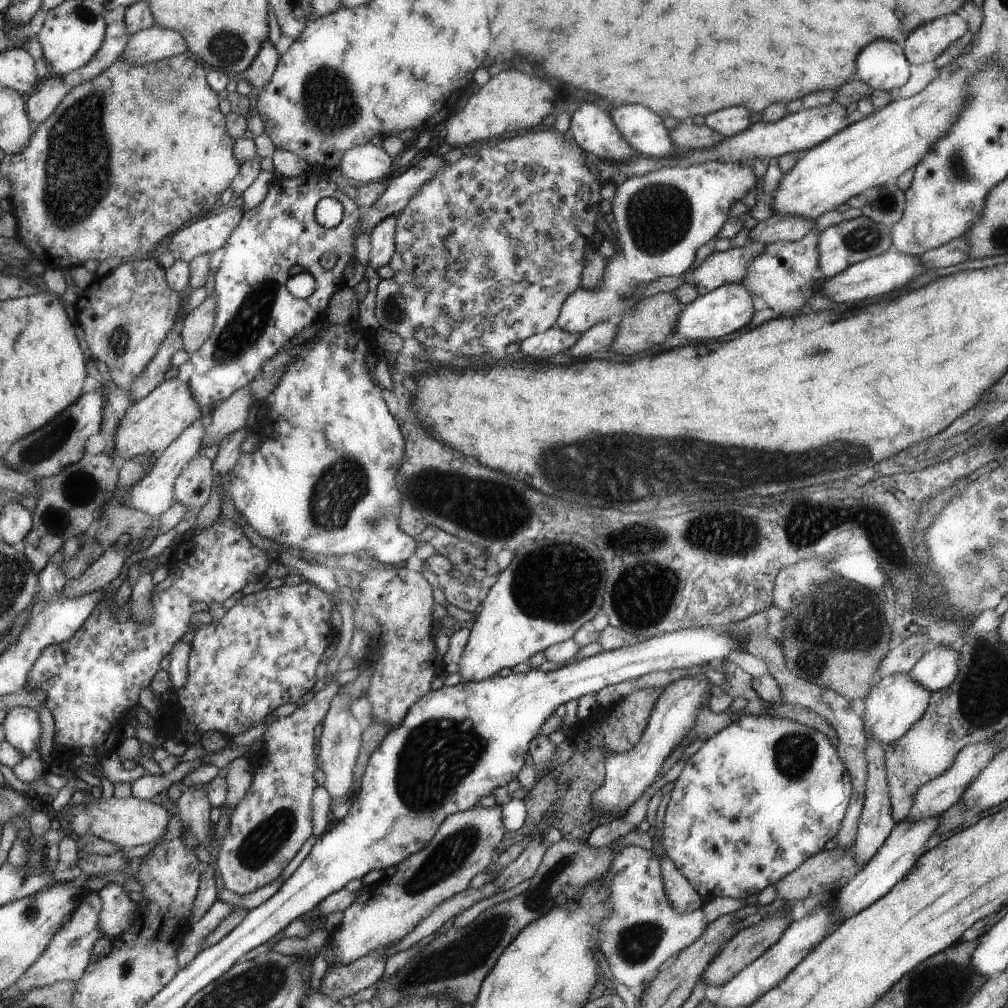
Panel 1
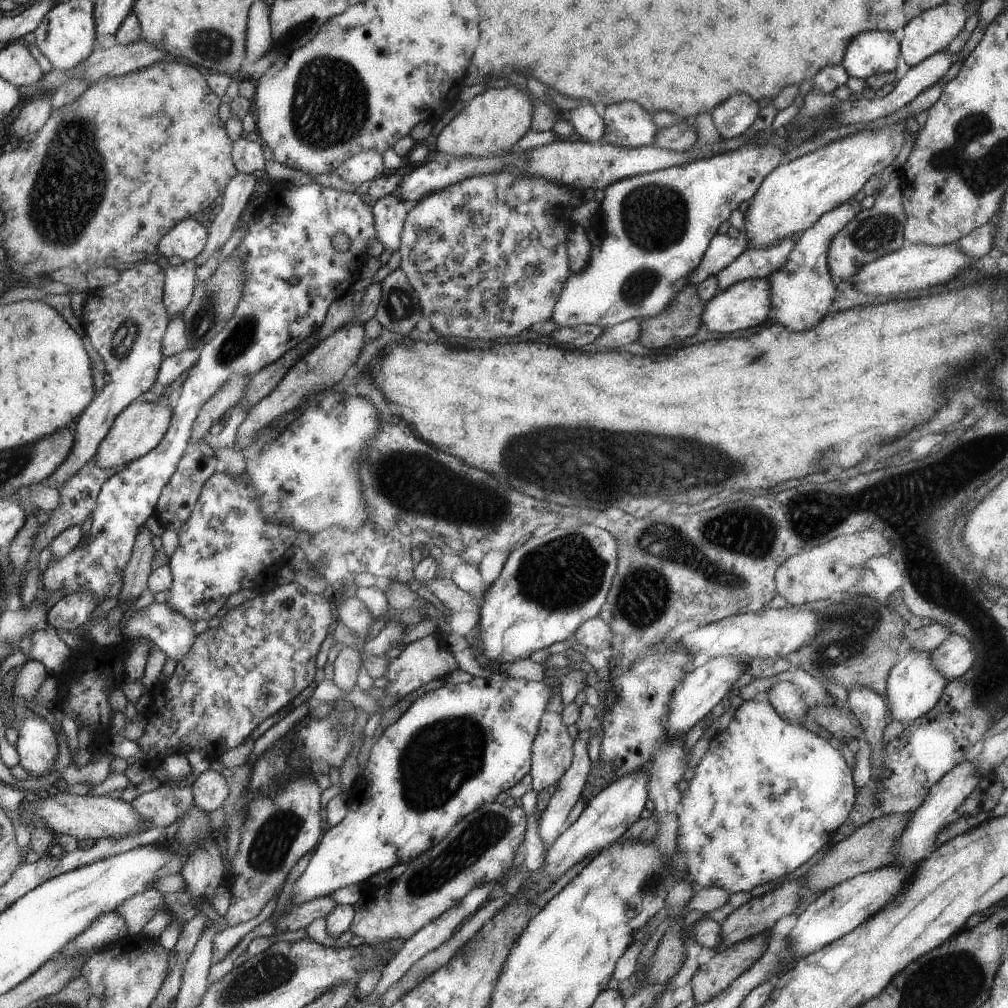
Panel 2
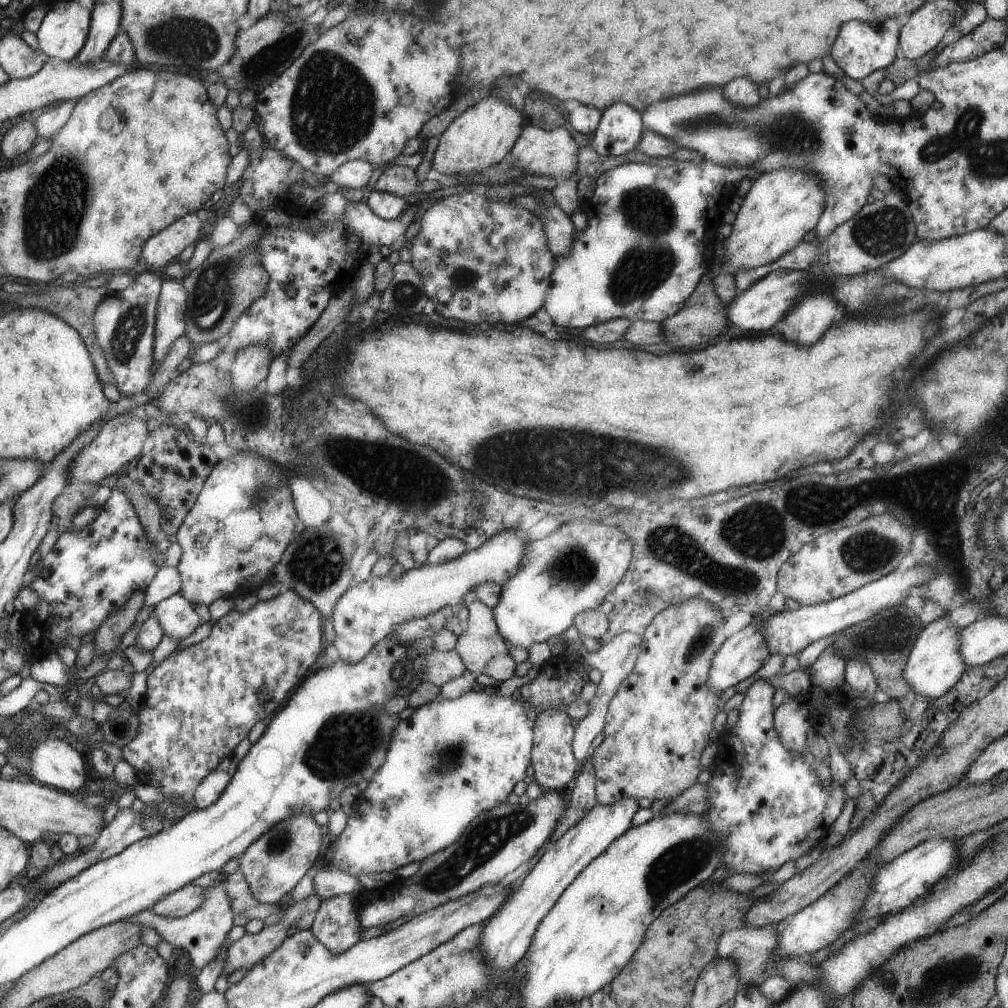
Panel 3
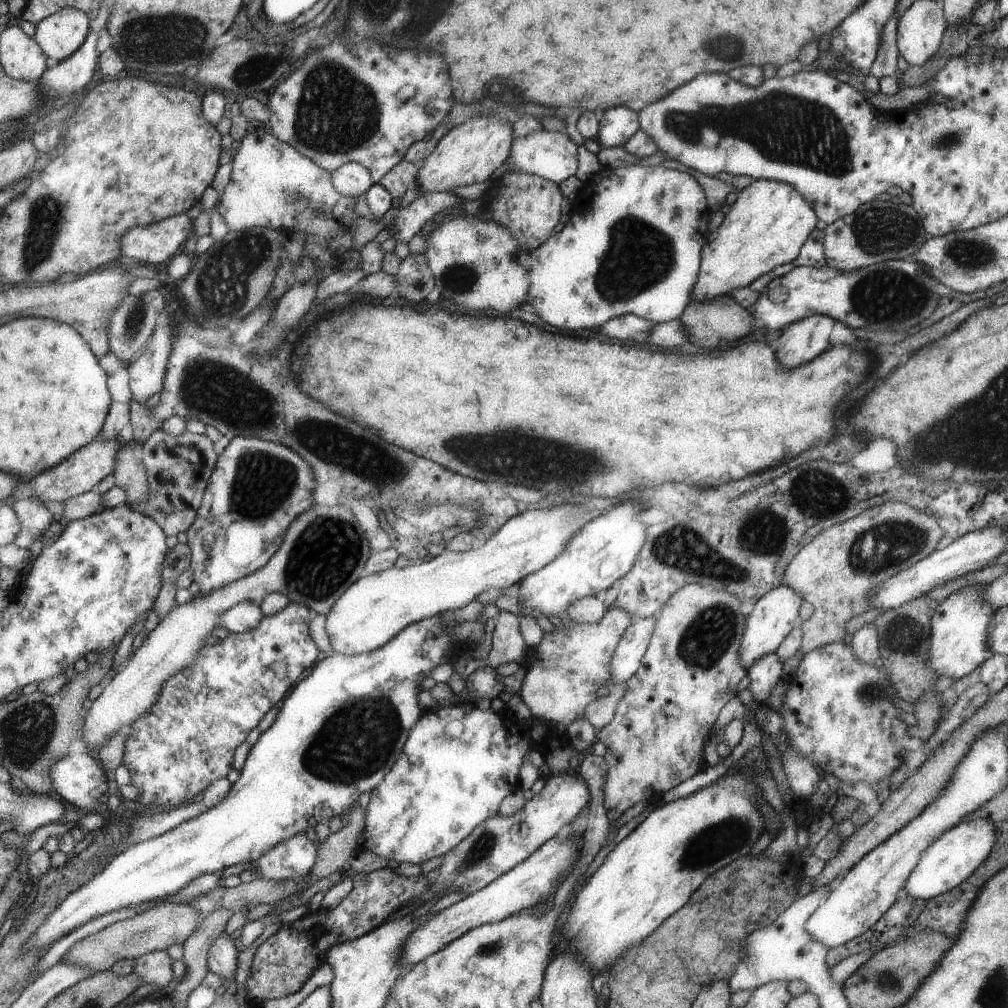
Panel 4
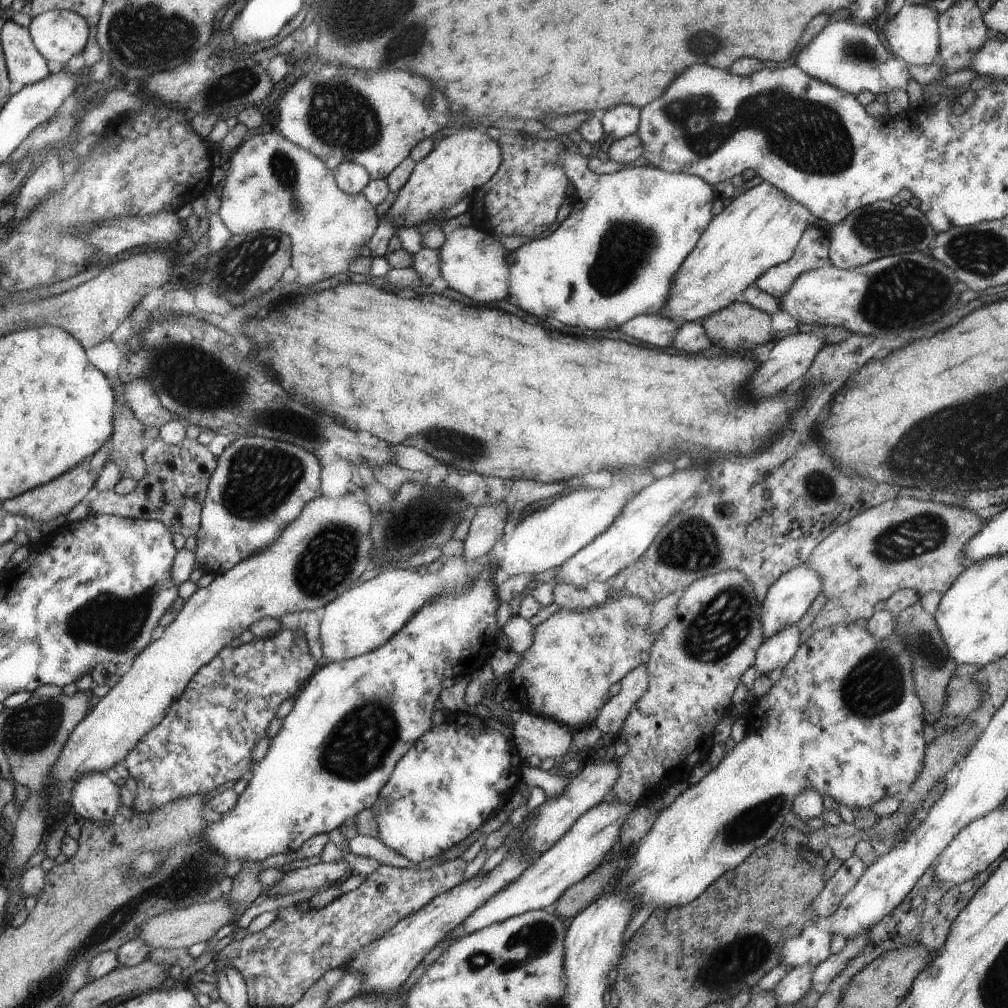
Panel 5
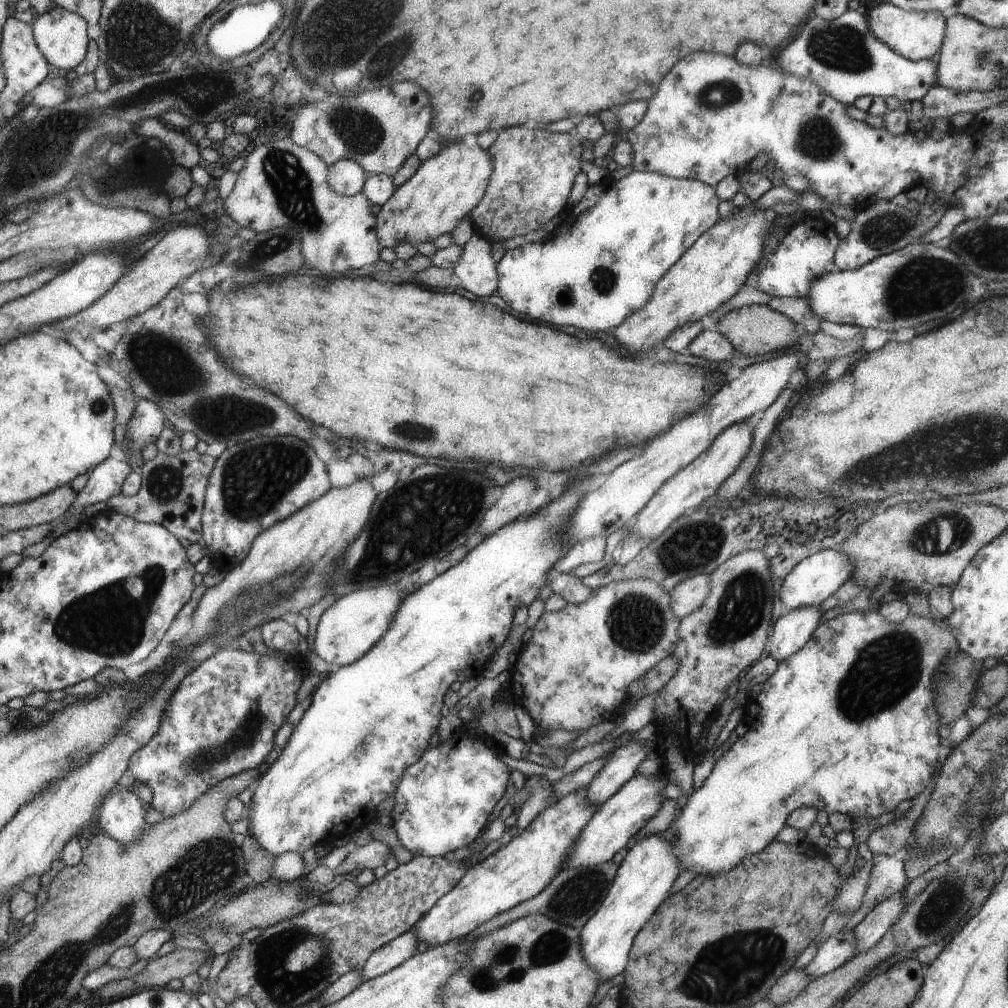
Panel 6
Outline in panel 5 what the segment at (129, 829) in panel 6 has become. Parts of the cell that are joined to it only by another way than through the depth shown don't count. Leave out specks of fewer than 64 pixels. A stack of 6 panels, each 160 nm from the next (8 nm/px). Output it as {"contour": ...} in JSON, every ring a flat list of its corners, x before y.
{"contour":[[86,773,73,784,70,794,73,809,93,822,115,823,121,808,121,787,105,773]]}

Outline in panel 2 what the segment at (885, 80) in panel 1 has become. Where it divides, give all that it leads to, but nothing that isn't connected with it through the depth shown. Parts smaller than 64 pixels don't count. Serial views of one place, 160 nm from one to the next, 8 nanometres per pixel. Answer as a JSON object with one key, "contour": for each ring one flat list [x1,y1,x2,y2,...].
{"contour":[[861,31,846,44,841,66,848,76,865,80,877,73,895,69,900,53,900,42,889,31]]}

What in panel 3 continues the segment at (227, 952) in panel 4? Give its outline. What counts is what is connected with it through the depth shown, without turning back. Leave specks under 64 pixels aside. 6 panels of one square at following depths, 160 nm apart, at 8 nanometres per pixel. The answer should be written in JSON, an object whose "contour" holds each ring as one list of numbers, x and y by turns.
{"contour":[[224,883,206,889,206,901,204,904,194,913,186,917,172,919,156,915,149,909,129,917,126,921,136,922,142,927,155,929,177,951,183,951,187,955,190,955,193,966,199,970,205,969,213,961,216,961,222,953,222,949,226,946,229,933,234,929,233,916,236,915]]}

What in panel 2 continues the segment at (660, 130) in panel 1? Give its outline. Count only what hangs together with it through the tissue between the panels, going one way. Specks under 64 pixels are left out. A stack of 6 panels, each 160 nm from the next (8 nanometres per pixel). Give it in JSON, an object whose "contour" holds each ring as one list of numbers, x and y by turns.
{"contour":[[617,102,607,106,603,113,605,134,599,142,620,147,651,145,657,129,651,115,635,102]]}

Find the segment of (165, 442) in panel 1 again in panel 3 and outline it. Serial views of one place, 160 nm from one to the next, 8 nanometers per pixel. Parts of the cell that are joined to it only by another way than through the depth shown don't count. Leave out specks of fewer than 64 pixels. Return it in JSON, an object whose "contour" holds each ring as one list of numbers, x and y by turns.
{"contour":[[117,415,109,419,96,437,79,453,70,468,70,482,86,484,100,483,111,475,123,470,124,467,142,454,142,448,150,436,148,424,139,418,129,419,127,416]]}

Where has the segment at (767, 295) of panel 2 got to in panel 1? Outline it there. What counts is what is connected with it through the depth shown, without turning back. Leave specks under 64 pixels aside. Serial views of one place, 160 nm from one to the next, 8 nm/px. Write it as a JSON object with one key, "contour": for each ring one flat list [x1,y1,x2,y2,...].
{"contour":[[741,282,725,283,705,293,698,295,695,300,687,303,682,312,678,315,678,320,674,325,673,335,679,335,689,340,715,340,715,338,723,338,731,332,737,332,739,328,743,328,751,316,753,316,753,302,751,302,751,294,749,289]]}

